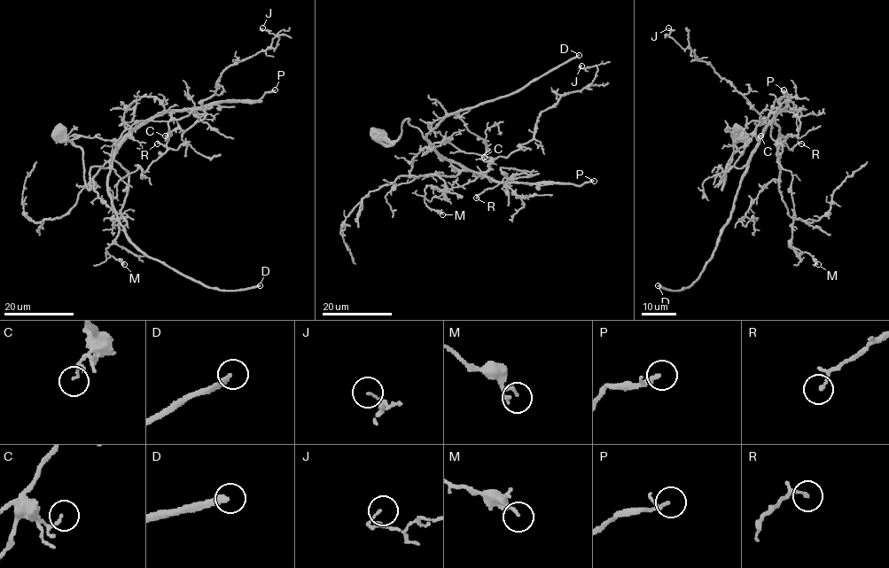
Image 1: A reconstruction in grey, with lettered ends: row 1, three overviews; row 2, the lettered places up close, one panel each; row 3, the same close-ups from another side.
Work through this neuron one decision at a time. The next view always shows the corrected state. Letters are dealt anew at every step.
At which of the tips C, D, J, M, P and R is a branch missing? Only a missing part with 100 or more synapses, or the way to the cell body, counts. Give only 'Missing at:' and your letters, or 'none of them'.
Missing at: D

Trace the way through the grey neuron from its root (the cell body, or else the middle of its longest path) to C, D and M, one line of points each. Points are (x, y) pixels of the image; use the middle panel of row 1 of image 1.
C: (378, 134), (394, 141), (409, 119), (448, 160), (483, 173), (489, 167), (488, 151), (484, 157)
D: (378, 134), (394, 141), (402, 123), (409, 119), (429, 143), (427, 135), (446, 116), (518, 91), (579, 55)
M: (378, 134), (394, 141), (409, 119), (462, 167), (431, 175), (447, 189), (425, 189), (442, 214)

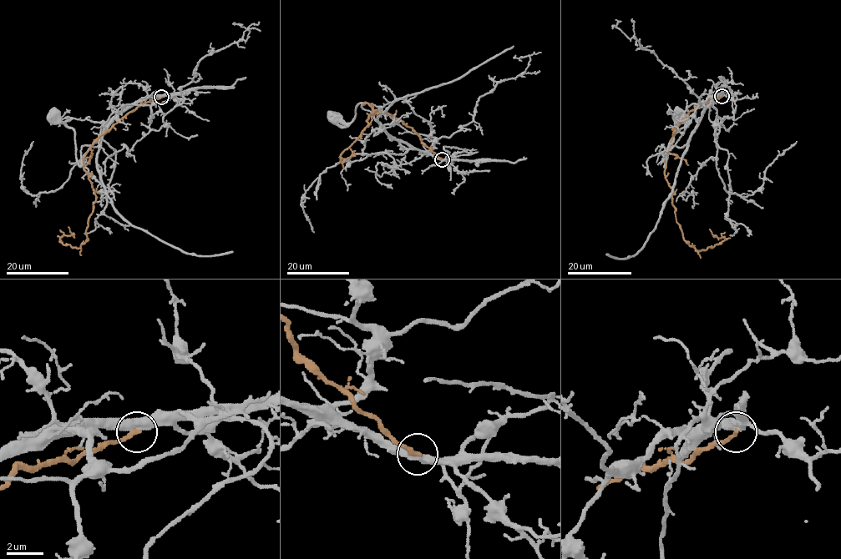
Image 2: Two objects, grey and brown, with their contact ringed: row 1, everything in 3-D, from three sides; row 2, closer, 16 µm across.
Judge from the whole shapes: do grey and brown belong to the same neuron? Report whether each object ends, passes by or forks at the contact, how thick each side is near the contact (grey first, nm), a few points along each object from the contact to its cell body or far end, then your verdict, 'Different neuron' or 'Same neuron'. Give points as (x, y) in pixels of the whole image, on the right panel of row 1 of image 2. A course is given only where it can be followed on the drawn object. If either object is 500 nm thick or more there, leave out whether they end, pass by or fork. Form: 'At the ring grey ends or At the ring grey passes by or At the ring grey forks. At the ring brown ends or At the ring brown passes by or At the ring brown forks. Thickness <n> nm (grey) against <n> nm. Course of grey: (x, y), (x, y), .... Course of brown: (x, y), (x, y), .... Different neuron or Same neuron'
At the ring grey passes by. At the ring brown ends. Thickness 460 nm (grey) against 240 nm. Course of grey: (722, 96), (706, 108), (683, 147), (669, 148), (664, 166), (668, 143), (685, 124), (678, 115). Course of brown: (721, 96), (689, 112), (663, 156), (665, 178), (682, 237), (697, 250), (705, 250), (725, 240), (710, 229). Different neuron

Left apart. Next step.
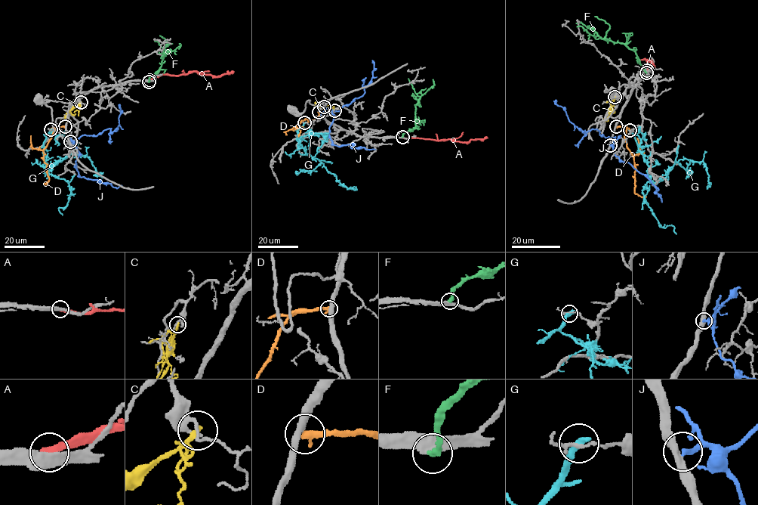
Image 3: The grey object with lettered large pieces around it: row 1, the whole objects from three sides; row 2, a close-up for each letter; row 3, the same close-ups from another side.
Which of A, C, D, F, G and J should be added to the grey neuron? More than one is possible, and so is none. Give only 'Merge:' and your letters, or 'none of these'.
Merge: F

